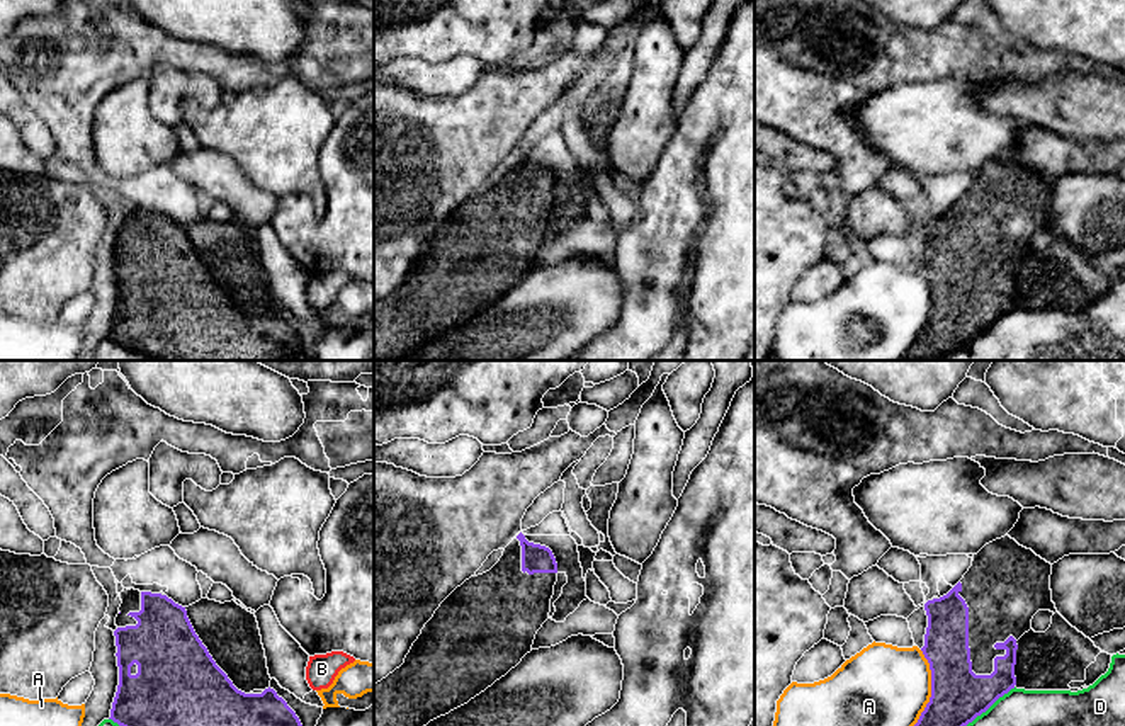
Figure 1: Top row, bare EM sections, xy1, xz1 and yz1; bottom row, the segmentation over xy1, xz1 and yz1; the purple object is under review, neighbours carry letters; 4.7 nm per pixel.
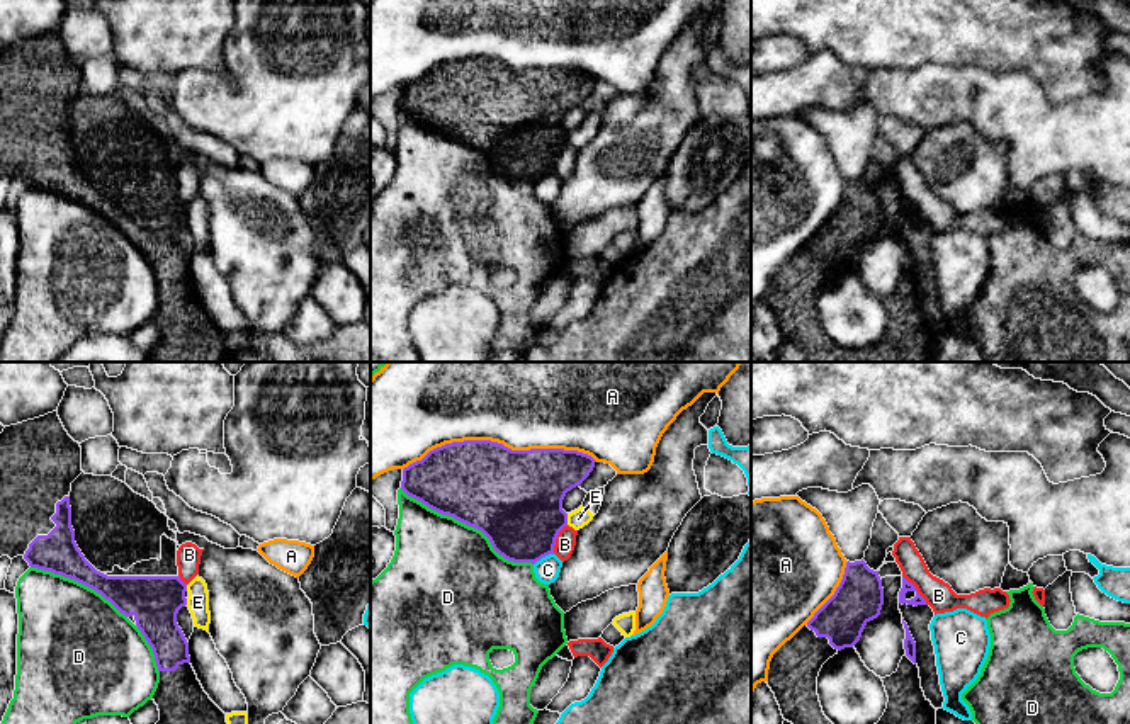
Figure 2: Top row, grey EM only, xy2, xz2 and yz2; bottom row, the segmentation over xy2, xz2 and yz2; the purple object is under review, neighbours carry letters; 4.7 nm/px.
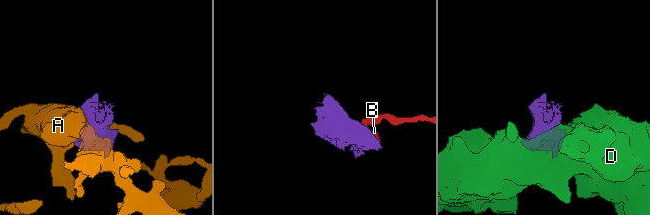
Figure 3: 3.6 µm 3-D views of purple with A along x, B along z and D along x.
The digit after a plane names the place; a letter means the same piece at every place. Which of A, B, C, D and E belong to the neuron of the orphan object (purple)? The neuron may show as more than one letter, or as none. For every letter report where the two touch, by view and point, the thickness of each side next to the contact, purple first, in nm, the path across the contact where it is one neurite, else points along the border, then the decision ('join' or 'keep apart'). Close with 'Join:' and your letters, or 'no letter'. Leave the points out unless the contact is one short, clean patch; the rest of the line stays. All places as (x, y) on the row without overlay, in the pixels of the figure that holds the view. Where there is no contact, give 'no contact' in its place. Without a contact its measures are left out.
A: meets purple in xz2 at (500, 63); 440 nm thick on the purple side, 320 nm on the other; keep apart
B: meets purple in yz2 at (916, 209); 50 nm thick on the purple side, 140 nm on the other; border along yz2 (903, 194), (928, 223); keep apart
C: meets purple in xz2 at (542, 175); 400 nm thick on the purple side, 120 nm on the other; border along xz2 (553, 172), (534, 184); keep apart
D: meets purple in xz2 at (468, 143); 440 nm thick on the purple side, 480 nm on the other; keep apart
E: meets purple in xz2 at (566, 138); 440 nm thick on the purple side, 90 nm on the other; border along xz2 (566, 133), (568, 143); keep apart
Join: no letter

